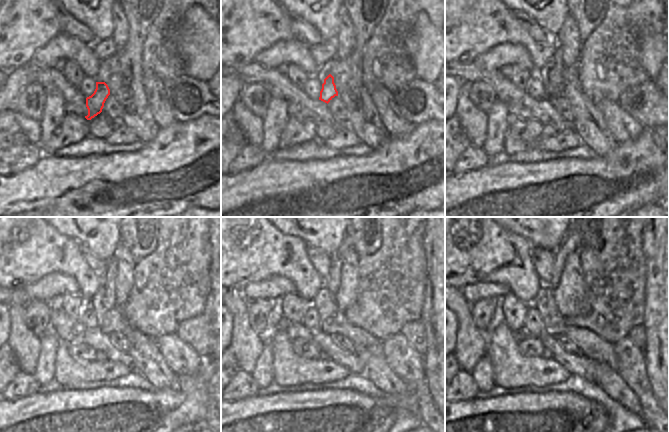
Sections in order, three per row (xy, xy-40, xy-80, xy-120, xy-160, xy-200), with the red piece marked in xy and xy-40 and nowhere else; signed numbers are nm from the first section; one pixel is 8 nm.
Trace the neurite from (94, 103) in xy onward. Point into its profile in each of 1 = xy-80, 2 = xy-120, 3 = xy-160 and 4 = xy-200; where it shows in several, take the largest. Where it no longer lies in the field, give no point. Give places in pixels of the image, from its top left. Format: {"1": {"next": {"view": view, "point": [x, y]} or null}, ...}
{"1": {"next": {"view": "xy-80", "point": [556, 64]}}, "2": {"next": {"view": "xy-120", "point": [109, 278]}}, "3": {"next": {"view": "xy-160", "point": [332, 281]}}, "4": {"next": {"view": "xy-200", "point": [572, 241]}}}

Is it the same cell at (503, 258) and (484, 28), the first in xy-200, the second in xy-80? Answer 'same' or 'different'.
same

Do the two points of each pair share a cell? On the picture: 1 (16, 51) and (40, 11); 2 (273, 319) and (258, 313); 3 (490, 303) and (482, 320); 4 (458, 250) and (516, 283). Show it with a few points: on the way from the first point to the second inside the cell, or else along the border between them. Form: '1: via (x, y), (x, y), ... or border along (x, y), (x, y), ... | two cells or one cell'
1: via (16, 41), (16, 35), (30, 21) | one cell
2: border along (272, 300), (272, 310), (268, 317), (269, 328) | two cells
3: via (486, 307), (484, 316) | one cell
4: via (472, 252), (475, 252), (494, 271), (502, 271) | one cell

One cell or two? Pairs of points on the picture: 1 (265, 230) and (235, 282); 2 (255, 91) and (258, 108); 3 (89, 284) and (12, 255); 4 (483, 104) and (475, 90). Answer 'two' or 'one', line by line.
1: one
2: one
3: one
4: one

